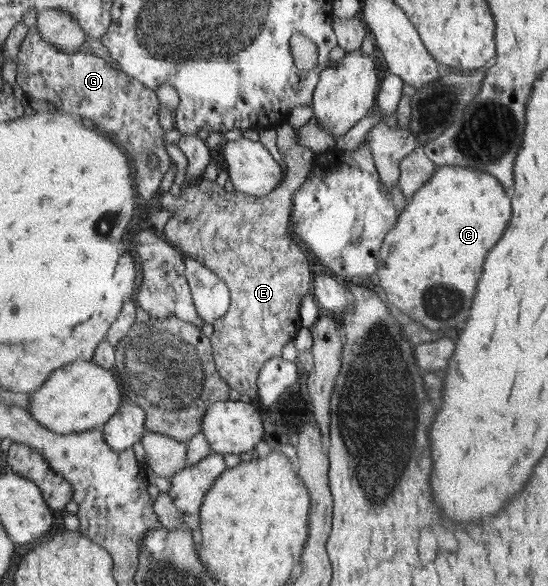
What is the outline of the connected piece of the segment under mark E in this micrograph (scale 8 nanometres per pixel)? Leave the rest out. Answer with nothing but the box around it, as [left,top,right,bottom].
[163,124,317,398]

